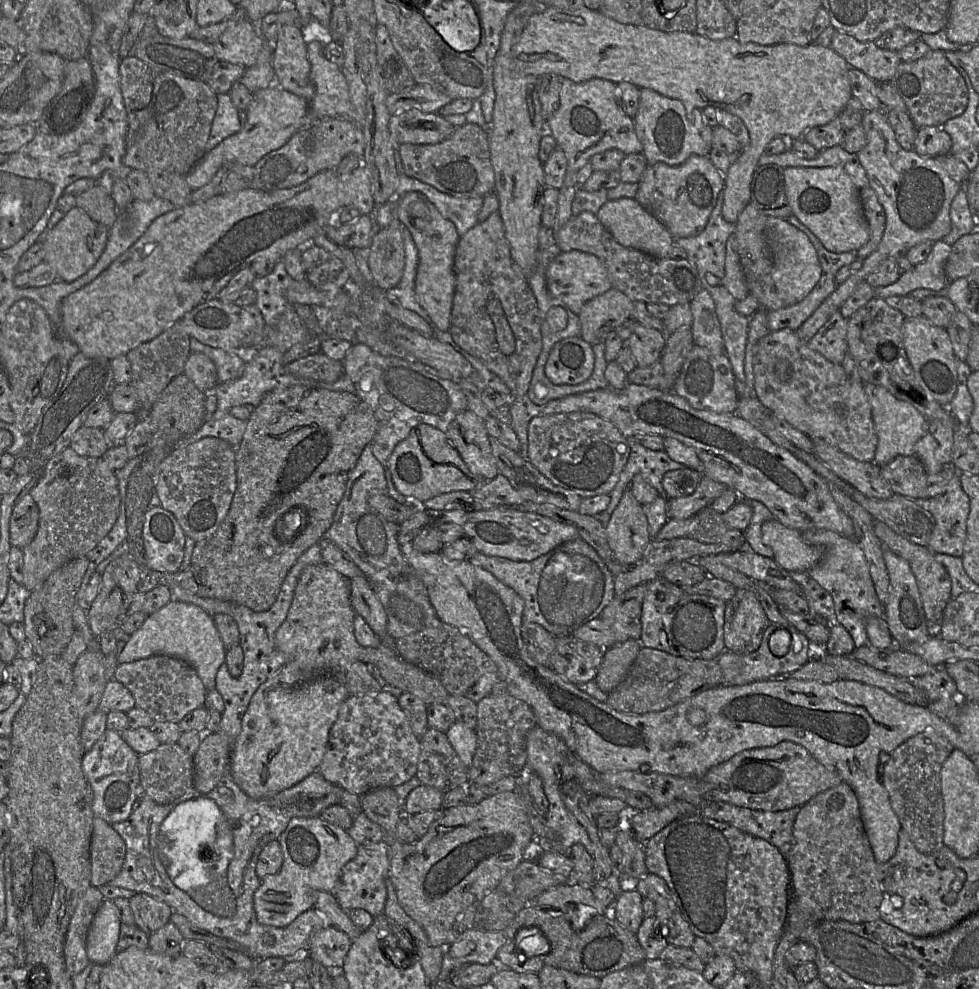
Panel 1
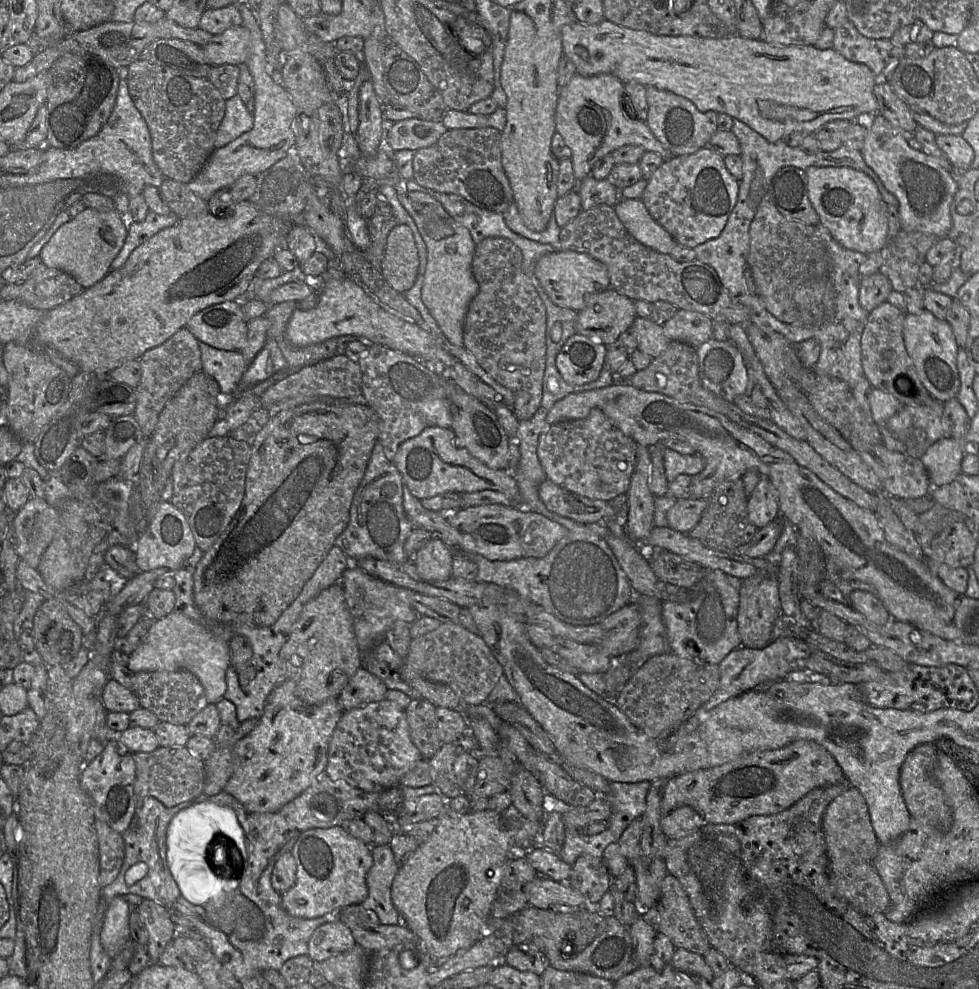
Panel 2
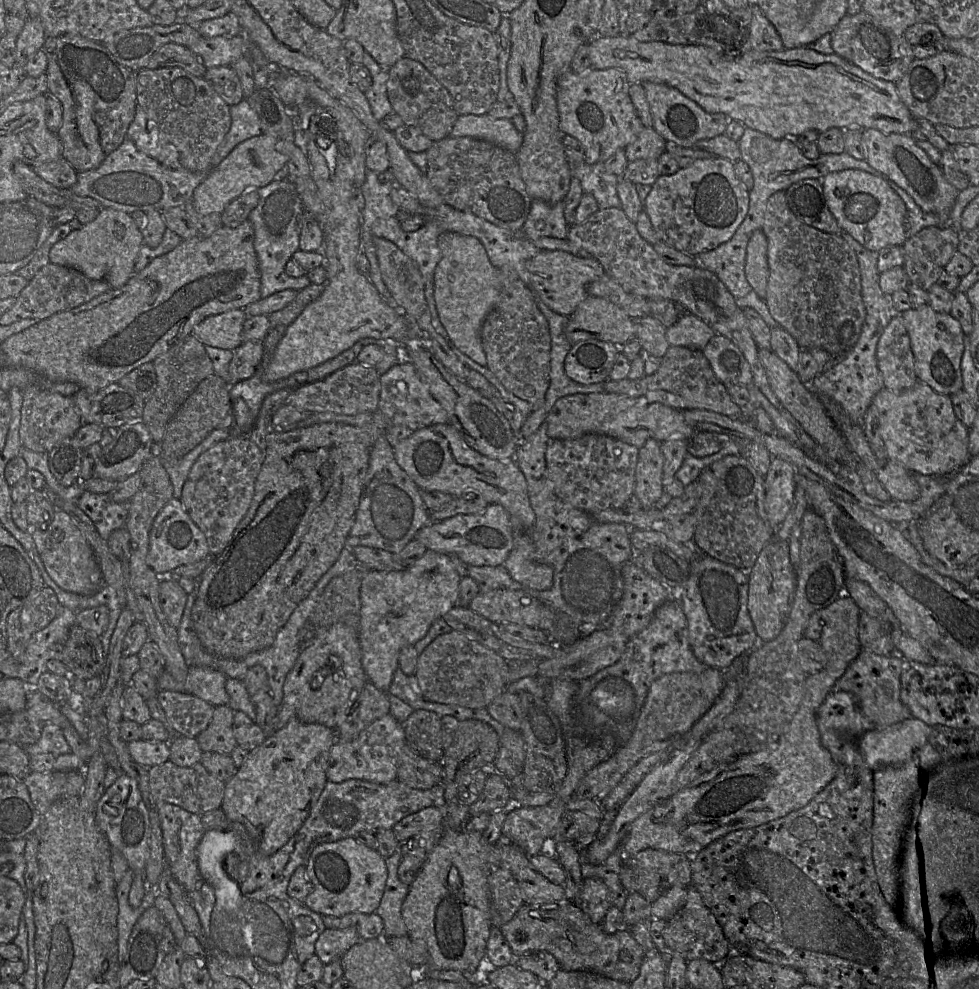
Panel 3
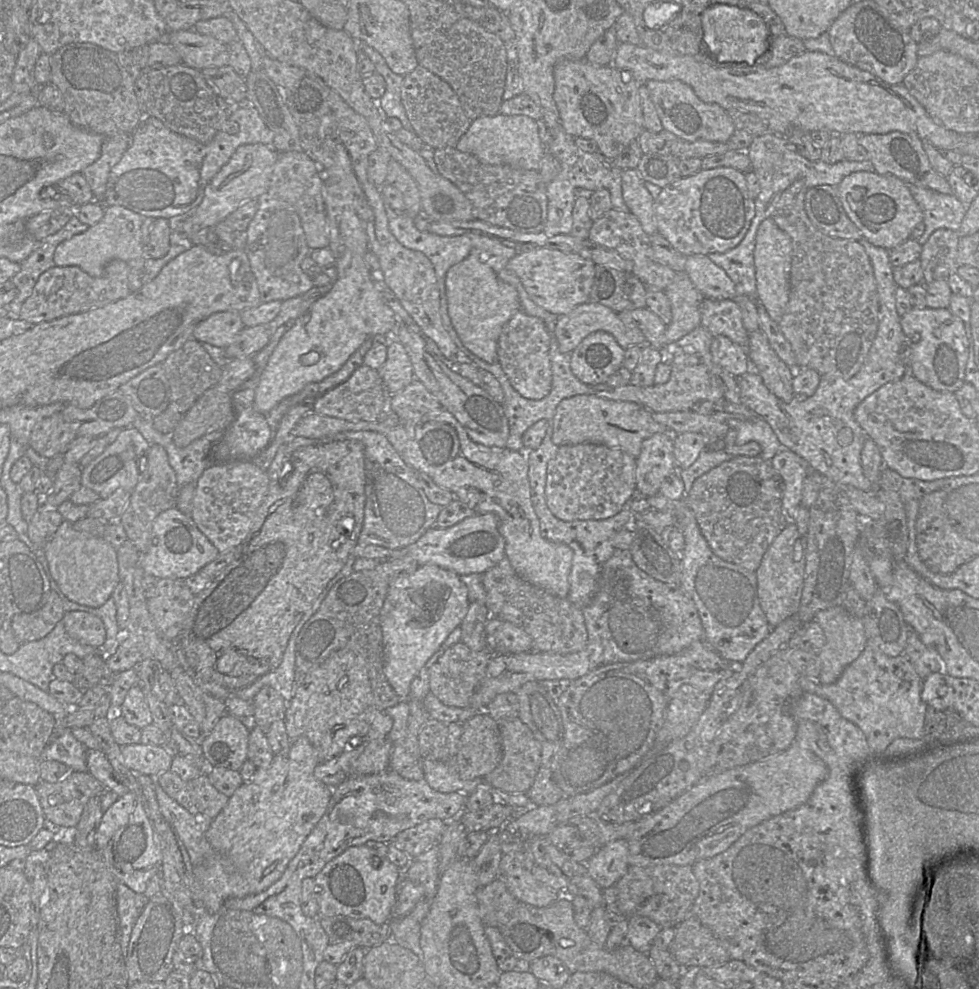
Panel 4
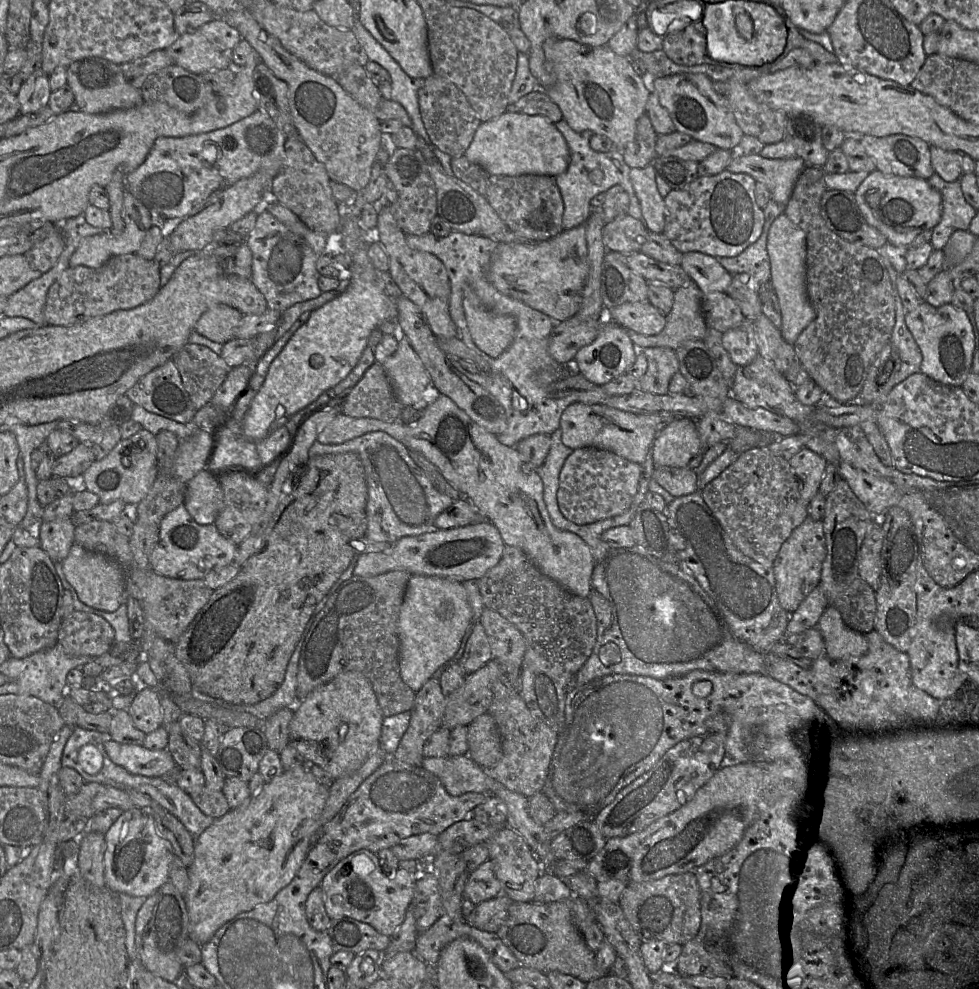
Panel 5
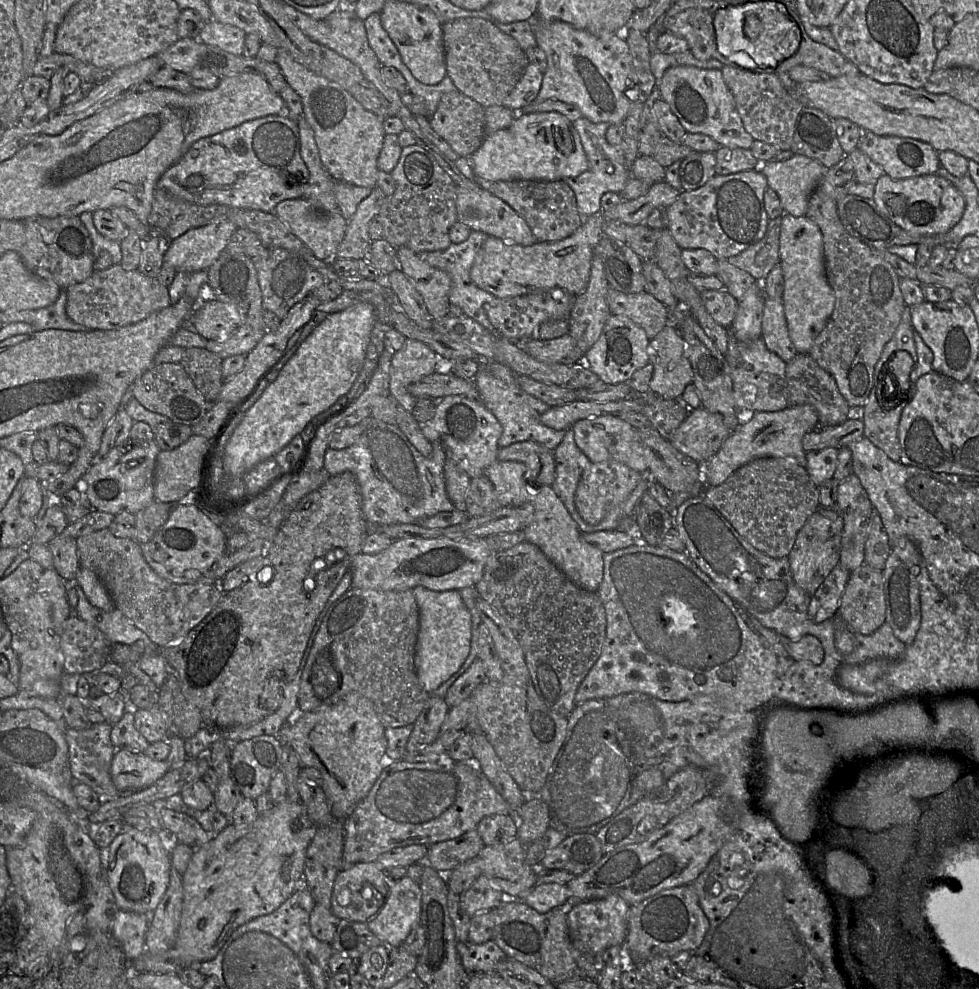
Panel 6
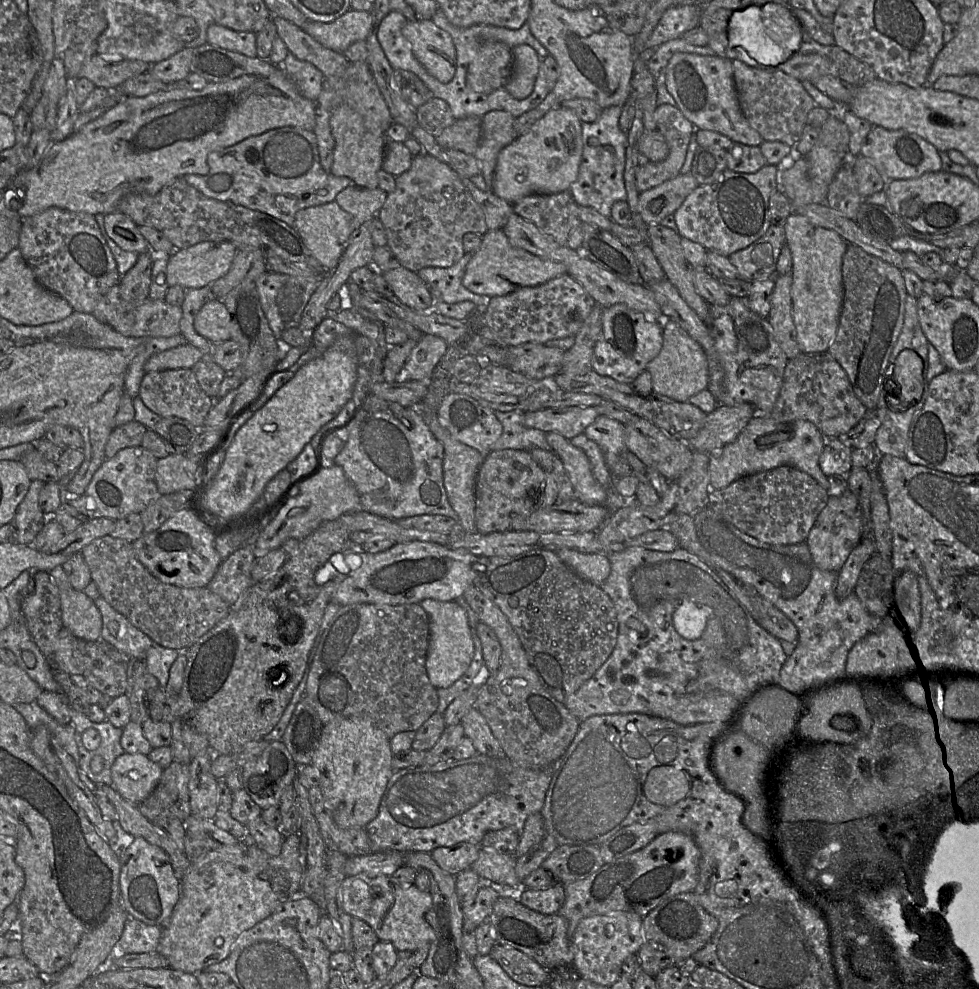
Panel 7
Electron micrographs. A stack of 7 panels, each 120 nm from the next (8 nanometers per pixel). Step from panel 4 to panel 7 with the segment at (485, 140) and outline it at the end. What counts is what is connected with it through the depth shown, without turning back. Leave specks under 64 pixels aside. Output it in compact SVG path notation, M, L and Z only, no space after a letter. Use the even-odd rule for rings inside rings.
M553 108L525 134L500 151L492 192L509 204L514 204L530 194L556 194L569 190L578 177L582 154L582 122L570 109Z

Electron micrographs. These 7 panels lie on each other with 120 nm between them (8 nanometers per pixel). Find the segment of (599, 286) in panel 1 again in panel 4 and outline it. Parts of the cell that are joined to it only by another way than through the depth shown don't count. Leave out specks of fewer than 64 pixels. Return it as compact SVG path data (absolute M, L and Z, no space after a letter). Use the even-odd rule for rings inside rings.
M546 247L526 248L511 258L507 265L508 269L520 279L531 300L552 314L557 316L568 314L576 306L590 300L589 294L595 276L596 264L576 253L565 253Z

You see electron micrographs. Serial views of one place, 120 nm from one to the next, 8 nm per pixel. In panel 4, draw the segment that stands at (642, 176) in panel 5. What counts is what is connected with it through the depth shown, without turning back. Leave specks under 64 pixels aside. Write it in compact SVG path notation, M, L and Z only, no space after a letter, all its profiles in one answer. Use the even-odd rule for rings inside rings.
M636 168L622 170L622 195L629 212L639 220L642 229L648 234L657 234L657 221L654 213L655 199L644 185Z

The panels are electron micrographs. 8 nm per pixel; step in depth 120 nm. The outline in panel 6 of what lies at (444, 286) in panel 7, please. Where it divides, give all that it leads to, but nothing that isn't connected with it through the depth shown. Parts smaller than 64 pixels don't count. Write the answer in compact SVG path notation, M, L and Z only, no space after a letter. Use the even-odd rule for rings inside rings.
M471 231L470 236L462 243L452 243L447 249L442 251L424 251L417 255L427 262L429 265L447 272L451 278L451 290L449 294L450 305L458 306L463 315L468 316L481 324L489 331L495 331L493 325L488 319L484 311L484 304L495 299L495 296L480 289L476 286L470 277L470 271L475 259L475 256L481 248L484 241L487 239L485 233L480 231Z

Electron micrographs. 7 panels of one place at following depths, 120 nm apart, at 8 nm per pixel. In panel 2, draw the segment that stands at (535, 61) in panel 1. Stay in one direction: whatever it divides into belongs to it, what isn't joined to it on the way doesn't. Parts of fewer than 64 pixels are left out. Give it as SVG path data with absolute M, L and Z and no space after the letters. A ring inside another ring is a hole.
M605 18L598 24L584 24L578 21L568 24L562 28L561 36L564 57L574 63L577 74L581 76L611 74L619 78L624 84L635 82L644 86L653 86L660 90L672 92L693 102L701 112L715 111L718 113L725 113L732 118L742 121L761 134L769 142L778 142L782 140L783 136L791 133L807 133L806 135L813 135L820 127L833 120L856 121L858 116L862 113L877 114L877 102L873 90L876 83L879 81L878 77L864 64L851 62L832 48L820 50L814 45L792 46L768 44L761 40L743 38L737 33L717 39L692 36L658 36L646 31L632 30L616 25Z

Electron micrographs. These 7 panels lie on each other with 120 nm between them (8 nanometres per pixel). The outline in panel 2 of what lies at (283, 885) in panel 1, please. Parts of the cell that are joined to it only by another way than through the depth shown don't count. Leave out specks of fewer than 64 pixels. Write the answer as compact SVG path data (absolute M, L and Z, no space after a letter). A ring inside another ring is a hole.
M341 826L313 828L299 833L293 844L291 854L296 861L296 881L287 891L281 893L281 905L291 916L316 918L334 915L353 904L360 904L367 898L367 873L373 865L371 847L347 833Z

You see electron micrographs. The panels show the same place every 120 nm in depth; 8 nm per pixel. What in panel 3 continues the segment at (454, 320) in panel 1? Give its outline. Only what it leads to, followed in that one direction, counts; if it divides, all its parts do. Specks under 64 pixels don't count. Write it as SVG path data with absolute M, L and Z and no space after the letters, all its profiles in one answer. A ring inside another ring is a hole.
M502 266L499 270L501 291L483 321L481 341L487 358L486 367L509 392L534 406L534 411L521 428L521 436L526 439L539 429L549 414L543 404L550 385L550 330L546 317L536 304L532 290L517 272L508 266Z

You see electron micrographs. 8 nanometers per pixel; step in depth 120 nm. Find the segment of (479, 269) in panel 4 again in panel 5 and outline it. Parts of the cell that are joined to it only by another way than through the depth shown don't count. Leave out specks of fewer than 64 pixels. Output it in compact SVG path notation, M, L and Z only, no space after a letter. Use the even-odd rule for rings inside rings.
M465 289L463 292L463 308L476 346L492 358L499 357L514 340L516 319L486 311L472 289Z

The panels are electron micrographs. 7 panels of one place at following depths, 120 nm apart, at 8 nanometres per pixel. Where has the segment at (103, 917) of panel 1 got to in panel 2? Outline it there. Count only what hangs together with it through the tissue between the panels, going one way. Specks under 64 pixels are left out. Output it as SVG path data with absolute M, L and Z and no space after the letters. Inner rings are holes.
M114 897L108 907L100 931L101 944L110 958L115 958L130 938L131 905L122 897Z

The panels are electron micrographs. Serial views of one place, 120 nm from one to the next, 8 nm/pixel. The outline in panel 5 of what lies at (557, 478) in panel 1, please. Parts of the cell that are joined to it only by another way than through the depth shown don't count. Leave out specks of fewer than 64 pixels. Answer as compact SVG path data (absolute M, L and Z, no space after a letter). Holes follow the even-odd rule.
M577 448L566 459L559 475L557 503L562 515L578 525L591 524L622 514L637 493L642 465L599 448Z

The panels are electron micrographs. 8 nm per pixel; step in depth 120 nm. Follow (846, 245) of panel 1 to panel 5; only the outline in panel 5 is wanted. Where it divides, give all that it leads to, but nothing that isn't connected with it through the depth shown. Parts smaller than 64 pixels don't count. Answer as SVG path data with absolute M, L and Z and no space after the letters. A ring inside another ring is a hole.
M875 170L869 173L854 193L867 223L883 233L888 243L896 246L909 245L921 232L933 229L942 217L942 196L925 179Z

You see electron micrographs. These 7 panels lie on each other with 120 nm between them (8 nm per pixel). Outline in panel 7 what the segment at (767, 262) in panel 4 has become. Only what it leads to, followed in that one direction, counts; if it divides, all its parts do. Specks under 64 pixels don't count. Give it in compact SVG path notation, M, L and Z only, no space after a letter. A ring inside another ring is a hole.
M795 212L783 228L792 256L792 310L800 350L805 354L827 353L839 325L844 298L842 259L849 244L835 231L815 226Z

